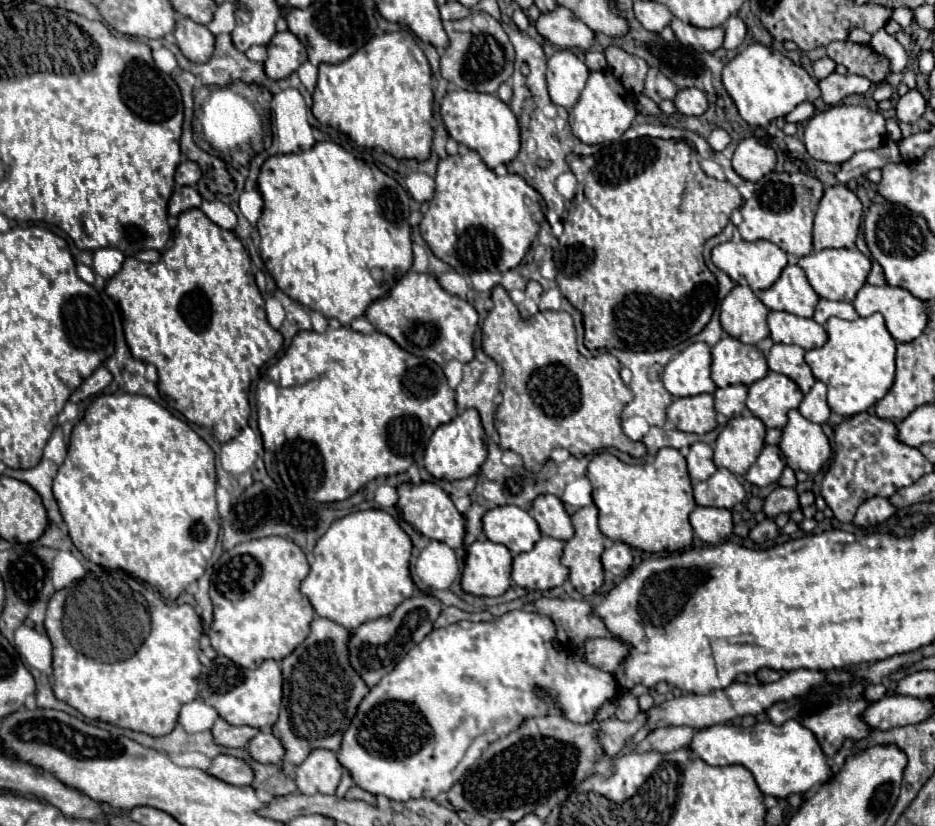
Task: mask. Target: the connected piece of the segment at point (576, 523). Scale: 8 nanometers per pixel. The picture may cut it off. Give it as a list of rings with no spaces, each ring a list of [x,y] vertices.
[[[585,506],[577,510],[573,516],[573,528],[575,534],[571,540],[565,542],[565,550],[561,556],[561,564],[569,570],[569,582],[575,586],[575,590],[583,596],[589,596],[597,592],[603,584],[603,566],[601,566],[601,552],[605,550],[605,536],[597,528],[597,506]]]

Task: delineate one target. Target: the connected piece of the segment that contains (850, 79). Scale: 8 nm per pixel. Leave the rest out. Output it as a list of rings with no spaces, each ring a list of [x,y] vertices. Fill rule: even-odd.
[[[833,72],[831,76],[819,80],[819,88],[821,88],[821,98],[825,104],[829,106],[835,106],[839,104],[845,96],[851,96],[851,94],[865,94],[869,88],[871,88],[871,80],[865,78],[865,76],[855,76],[855,74],[849,74],[849,76],[841,76],[837,72]]]

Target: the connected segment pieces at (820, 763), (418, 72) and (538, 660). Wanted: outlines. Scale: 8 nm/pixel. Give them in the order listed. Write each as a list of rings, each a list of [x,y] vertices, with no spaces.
[[[787,720],[783,726],[775,726],[771,722],[757,722],[751,728],[741,728],[733,724],[713,724],[703,730],[697,730],[689,748],[709,766],[745,766],[755,776],[759,790],[775,798],[787,798],[793,792],[801,796],[809,794],[815,786],[831,778],[825,754],[817,744],[813,732],[809,732],[797,720]]]
[[[409,30],[387,32],[381,36],[373,36],[363,48],[351,54],[347,60],[339,64],[321,64],[319,66],[319,82],[313,92],[313,116],[327,126],[337,128],[347,134],[359,146],[375,148],[381,146],[385,152],[395,156],[397,160],[415,158],[427,160],[431,154],[431,106],[433,106],[433,86],[431,86],[431,68],[417,46],[413,34]]]
[[[523,610],[507,612],[493,622],[457,622],[433,630],[361,700],[343,734],[337,752],[339,764],[349,770],[359,788],[375,796],[387,796],[397,802],[435,798],[439,792],[449,790],[467,770],[469,762],[475,760],[475,754],[469,754],[475,738],[489,732],[493,732],[495,738],[501,738],[515,730],[525,718],[547,714],[547,704],[533,694],[535,686],[547,688],[549,696],[557,696],[559,704],[567,710],[567,720],[577,724],[593,720],[601,704],[617,696],[617,682],[611,674],[601,672],[583,660],[573,662],[565,650],[557,648],[553,636],[555,624],[547,616]]]

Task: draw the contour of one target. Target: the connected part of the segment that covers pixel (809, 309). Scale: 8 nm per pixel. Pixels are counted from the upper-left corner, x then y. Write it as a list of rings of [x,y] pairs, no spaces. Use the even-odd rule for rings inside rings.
[[[789,264],[771,288],[757,292],[757,298],[769,310],[783,310],[801,318],[811,318],[819,300],[817,292],[807,282],[805,272],[797,264]]]

